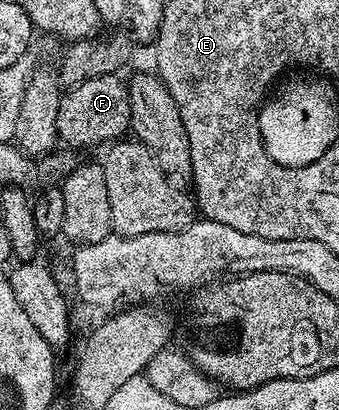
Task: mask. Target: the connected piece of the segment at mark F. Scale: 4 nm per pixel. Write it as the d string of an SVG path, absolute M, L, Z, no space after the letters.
M119 73L106 76L94 76L94 80L86 80L82 84L65 89L58 104L58 120L56 121L56 136L61 143L73 142L76 146L96 146L99 142L111 144L123 139L129 133L132 121L130 120L130 100L125 79Z

